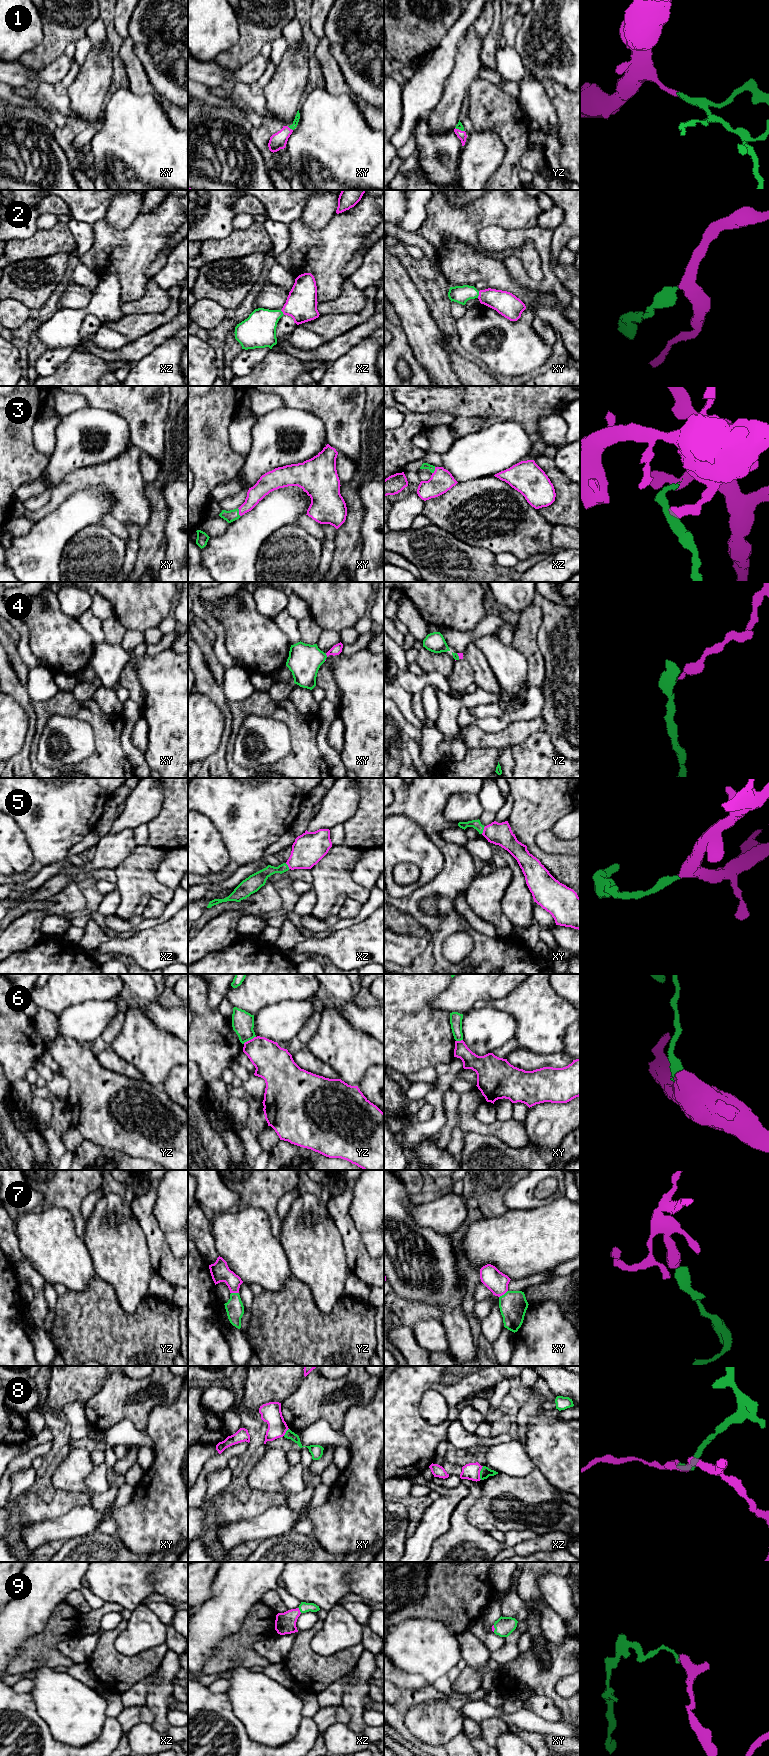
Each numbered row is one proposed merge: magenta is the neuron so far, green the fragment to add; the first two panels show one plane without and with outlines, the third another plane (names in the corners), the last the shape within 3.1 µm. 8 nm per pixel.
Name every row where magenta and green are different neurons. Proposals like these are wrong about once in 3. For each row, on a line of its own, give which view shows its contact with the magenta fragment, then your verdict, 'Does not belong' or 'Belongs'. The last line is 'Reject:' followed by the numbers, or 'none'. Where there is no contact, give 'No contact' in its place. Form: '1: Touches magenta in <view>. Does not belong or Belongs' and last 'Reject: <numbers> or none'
1: Touches magenta in xy. Belongs
2: Touches magenta in xy. Belongs
3: Touches magenta in xy. Belongs
4: Touches magenta in xy. Belongs
5: Touches magenta in xy. Belongs
6: Touches magenta in yz. Does not belong
7: Touches magenta in xy. Belongs
8: Touches magenta in xz. Does not belong
9: Touches magenta in xz. Belongs
Reject: 6, 8

